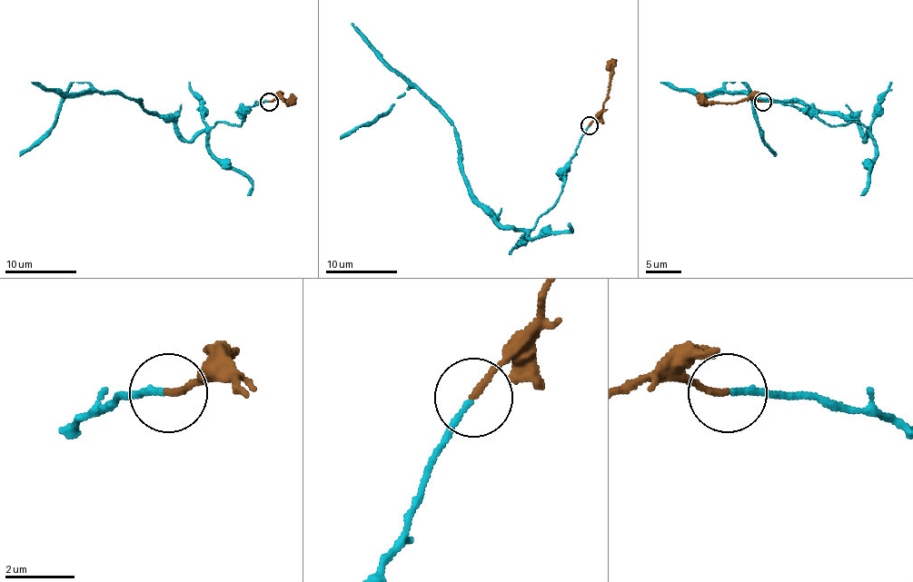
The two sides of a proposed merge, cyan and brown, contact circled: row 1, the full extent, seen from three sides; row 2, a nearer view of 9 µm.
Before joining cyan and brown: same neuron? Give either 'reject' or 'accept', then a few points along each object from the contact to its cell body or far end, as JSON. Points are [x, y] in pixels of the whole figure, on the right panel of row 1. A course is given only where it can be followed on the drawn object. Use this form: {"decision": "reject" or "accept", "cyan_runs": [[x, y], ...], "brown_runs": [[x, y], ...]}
{"decision": "accept", "cyan_runs": [[764, 102], [867, 129], [865, 141], [853, 120], [729, 93], [725, 84], [746, 86], [776, 155]], "brown_runs": [[762, 102], [746, 98], [733, 102], [703, 102], [696, 95]]}

